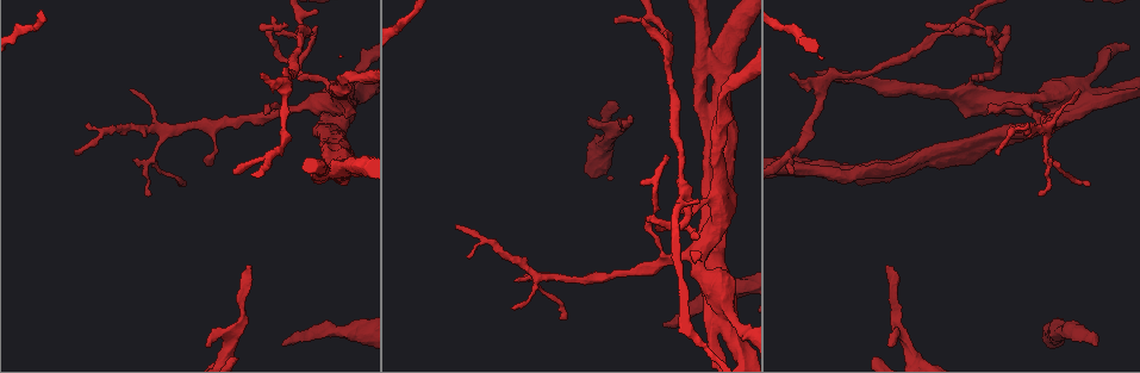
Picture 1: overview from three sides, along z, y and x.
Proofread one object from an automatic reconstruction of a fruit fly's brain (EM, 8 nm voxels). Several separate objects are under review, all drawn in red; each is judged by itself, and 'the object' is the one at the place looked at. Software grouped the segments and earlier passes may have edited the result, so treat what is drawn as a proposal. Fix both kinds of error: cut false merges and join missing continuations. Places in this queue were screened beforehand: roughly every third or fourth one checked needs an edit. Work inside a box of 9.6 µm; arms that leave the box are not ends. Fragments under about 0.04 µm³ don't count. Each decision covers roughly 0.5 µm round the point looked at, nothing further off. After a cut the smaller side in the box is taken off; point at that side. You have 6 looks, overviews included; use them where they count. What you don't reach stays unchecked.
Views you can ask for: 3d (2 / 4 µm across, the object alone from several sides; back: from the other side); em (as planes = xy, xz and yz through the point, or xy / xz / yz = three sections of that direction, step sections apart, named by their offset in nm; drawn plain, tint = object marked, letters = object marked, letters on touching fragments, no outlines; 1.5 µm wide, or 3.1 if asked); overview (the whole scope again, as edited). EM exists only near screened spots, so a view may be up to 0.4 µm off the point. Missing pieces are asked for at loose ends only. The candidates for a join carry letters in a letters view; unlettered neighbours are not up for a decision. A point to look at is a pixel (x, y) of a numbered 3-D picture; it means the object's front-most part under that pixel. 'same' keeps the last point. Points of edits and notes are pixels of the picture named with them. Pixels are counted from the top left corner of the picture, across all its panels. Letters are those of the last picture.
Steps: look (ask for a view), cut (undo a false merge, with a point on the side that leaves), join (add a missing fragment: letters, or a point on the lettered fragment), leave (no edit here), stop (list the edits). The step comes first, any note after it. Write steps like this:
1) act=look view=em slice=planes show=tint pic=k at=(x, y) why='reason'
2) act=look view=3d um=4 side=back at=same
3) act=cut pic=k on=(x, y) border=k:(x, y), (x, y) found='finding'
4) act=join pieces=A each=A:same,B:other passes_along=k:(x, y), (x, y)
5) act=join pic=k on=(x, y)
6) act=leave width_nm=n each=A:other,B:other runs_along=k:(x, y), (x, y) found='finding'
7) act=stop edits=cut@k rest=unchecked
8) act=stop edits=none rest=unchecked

act=look view=3d um=4 pic=1 at=(666, 323) why='long arm stops here'

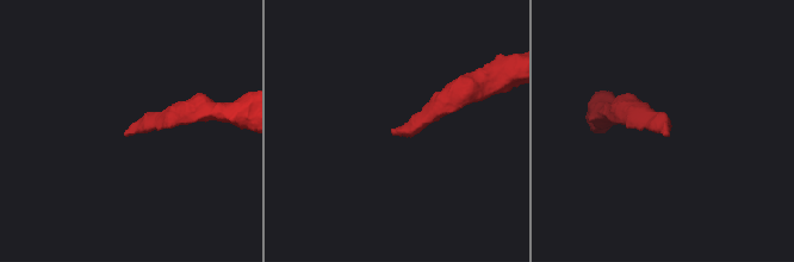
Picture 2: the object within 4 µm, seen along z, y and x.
act=look view=em slice=planes show=letters pic=2 at=(391, 131) why='shape alone is not enough'

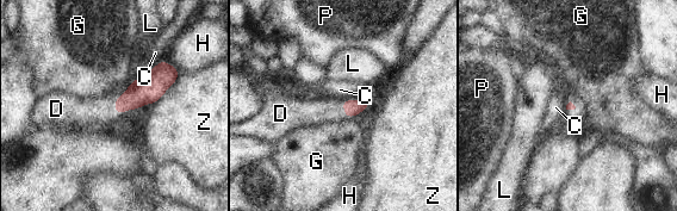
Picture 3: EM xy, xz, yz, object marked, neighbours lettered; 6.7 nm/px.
act=join pieces=D longest_contact=Z:280nm each=C:other,D:same,G:other,H:other,L:other,P:other,Z:other found='it goes on there'

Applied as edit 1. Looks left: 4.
act=look view=overview why='redraw'

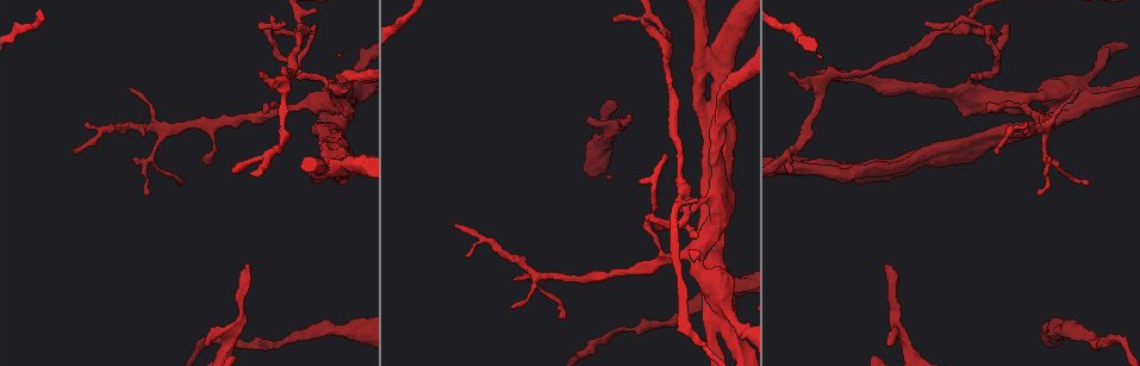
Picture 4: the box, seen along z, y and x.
act=look view=3d um=2 pic=4 at=(655, 218) why='abrupt turn'

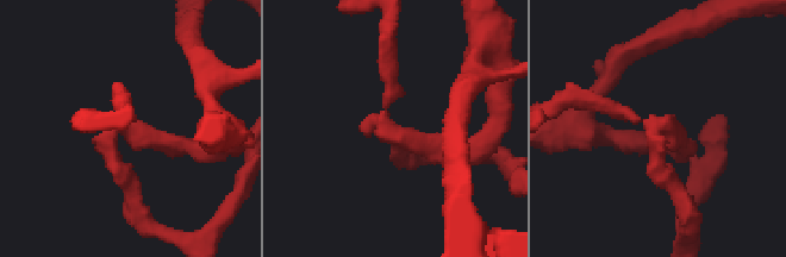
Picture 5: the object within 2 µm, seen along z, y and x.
act=look view=em slice=planes show=letters pic=5 at=(394, 135) why='now the EM'

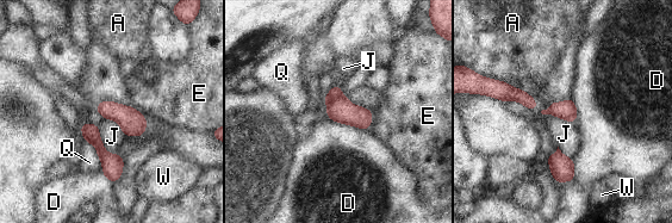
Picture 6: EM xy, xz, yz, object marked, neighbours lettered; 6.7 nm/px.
act=cut pic=6 on=(336, 91) each=A:other,D:other,E:other,J:other,Q:other,W:other part_leaving=6:(85, 127), (112, 165), (113, 178) found='a second neuron is stuck on'

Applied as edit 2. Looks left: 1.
act=look view=em slice=planes show=letters pic=4 at=(209, 345) why='free end'

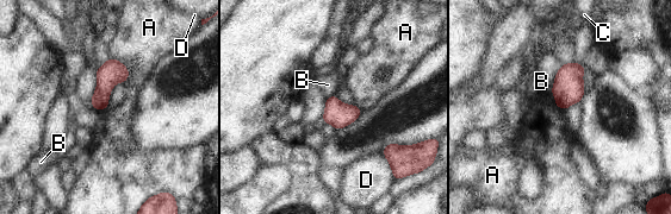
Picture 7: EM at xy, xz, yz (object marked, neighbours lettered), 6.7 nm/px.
act=leave width_nm=120 each=A:other,B:other,C:other,D:other border=7:(109, 57), (128, 69), (125, 82) found='none of them fits'

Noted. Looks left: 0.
act=stop edits=join@3,cut@6 rest=unchecked

